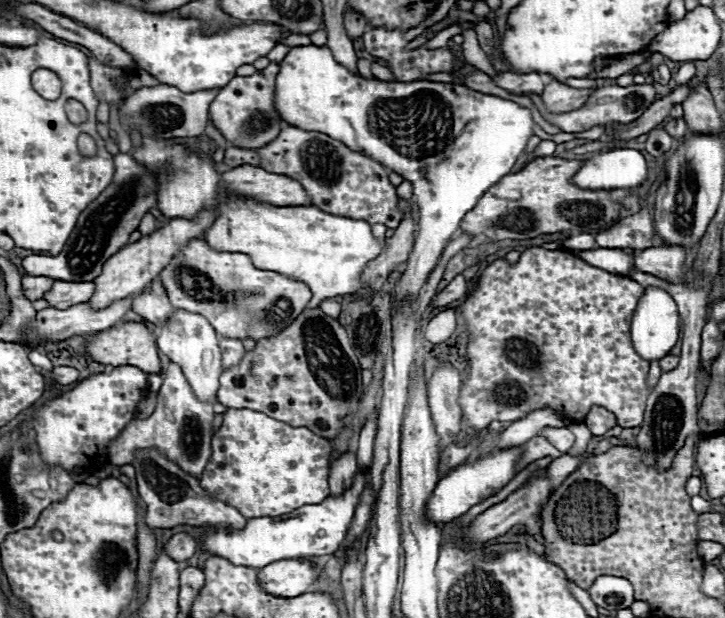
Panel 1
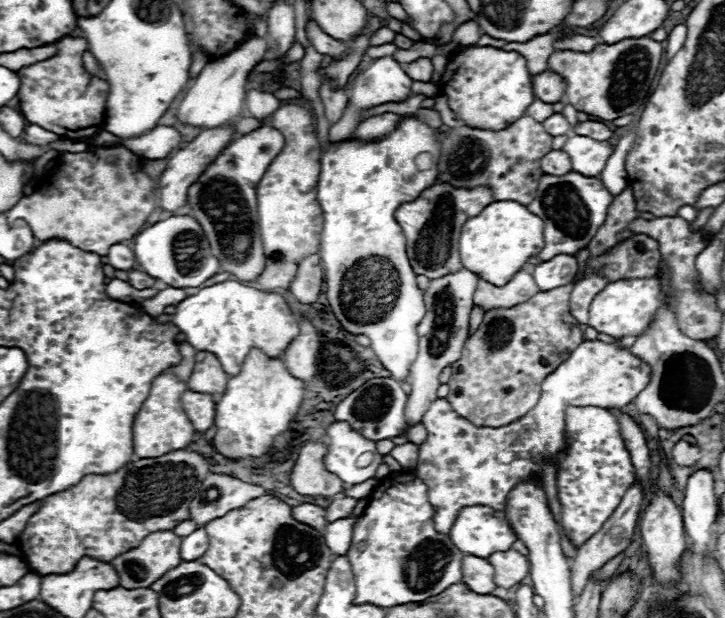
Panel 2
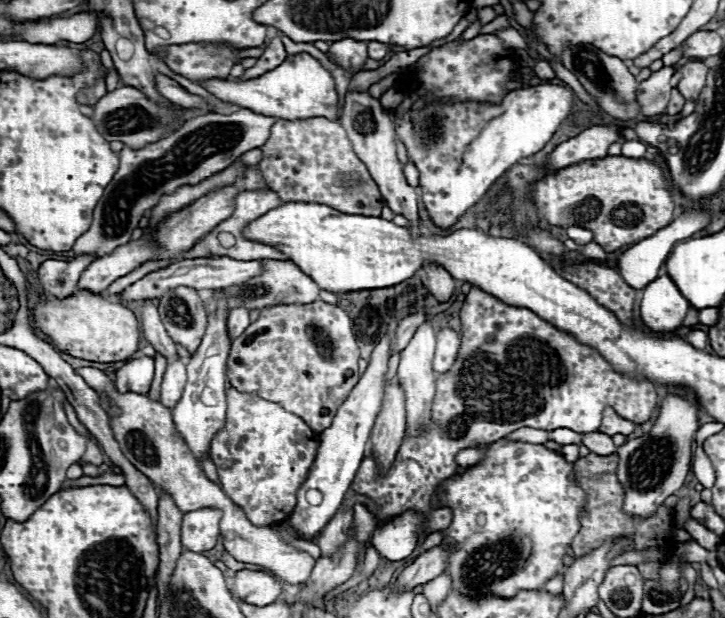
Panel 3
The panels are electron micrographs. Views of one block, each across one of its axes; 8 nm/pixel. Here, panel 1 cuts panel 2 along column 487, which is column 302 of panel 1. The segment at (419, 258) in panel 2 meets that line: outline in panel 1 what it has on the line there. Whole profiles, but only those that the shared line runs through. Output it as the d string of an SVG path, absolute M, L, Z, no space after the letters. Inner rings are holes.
M242 164L224 172L222 186L236 194L252 196L274 206L312 206L306 190L296 180L250 164Z

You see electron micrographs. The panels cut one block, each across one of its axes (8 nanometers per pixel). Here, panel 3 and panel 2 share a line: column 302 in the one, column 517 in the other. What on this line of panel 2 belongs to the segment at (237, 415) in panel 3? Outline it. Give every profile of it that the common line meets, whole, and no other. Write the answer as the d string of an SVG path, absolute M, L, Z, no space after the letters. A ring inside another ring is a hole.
M584 340L570 358L542 382L540 402L520 418L520 422L502 428L480 428L472 426L466 418L460 418L446 398L432 402L422 422L428 430L428 438L420 444L416 476L428 486L436 530L448 534L456 514L464 506L504 510L506 496L514 484L528 480L530 476L540 476L540 462L544 458L556 460L556 454L564 448L566 406L622 408L648 386L650 372L650 366L634 356L630 348L618 348L616 344L606 344L602 340Z

